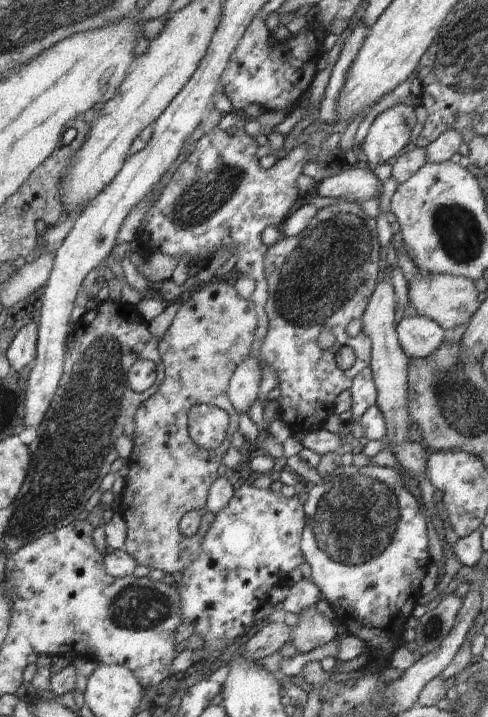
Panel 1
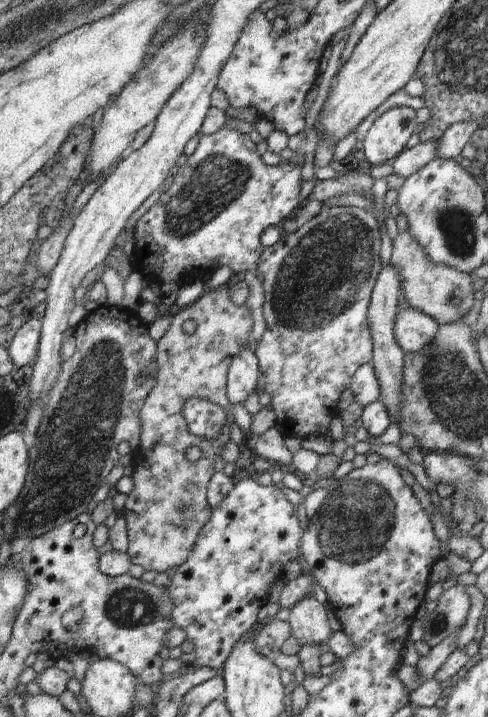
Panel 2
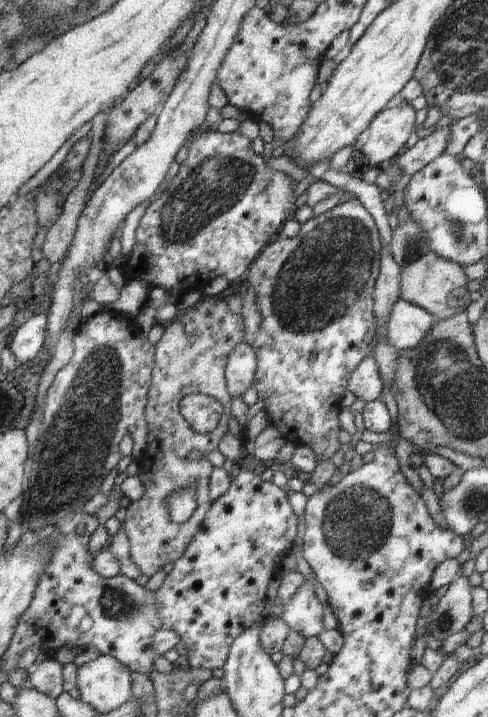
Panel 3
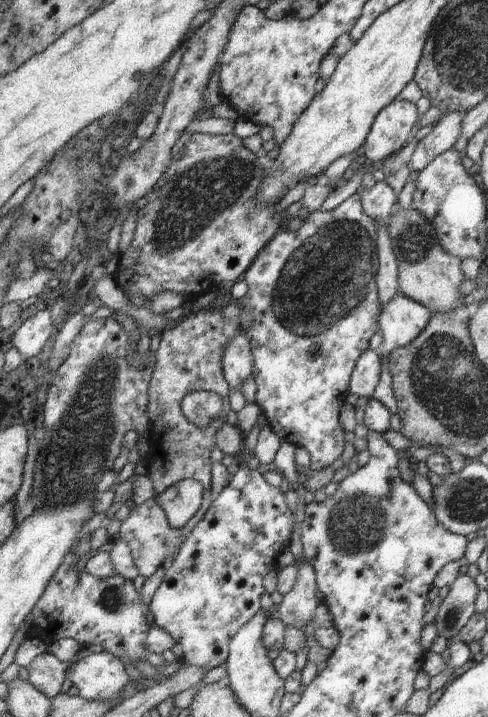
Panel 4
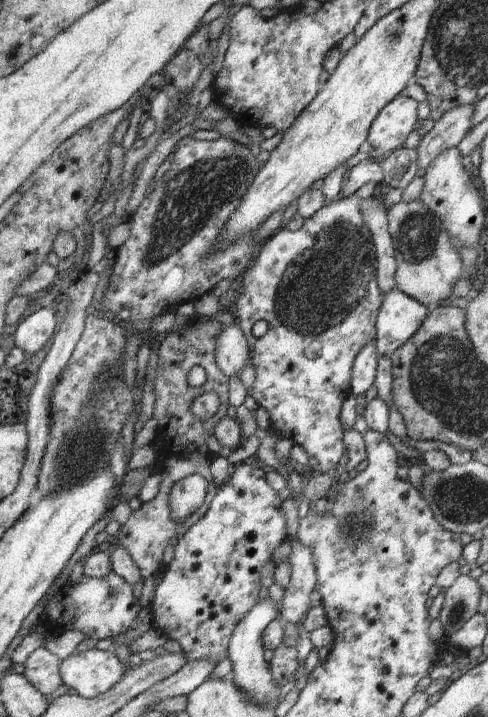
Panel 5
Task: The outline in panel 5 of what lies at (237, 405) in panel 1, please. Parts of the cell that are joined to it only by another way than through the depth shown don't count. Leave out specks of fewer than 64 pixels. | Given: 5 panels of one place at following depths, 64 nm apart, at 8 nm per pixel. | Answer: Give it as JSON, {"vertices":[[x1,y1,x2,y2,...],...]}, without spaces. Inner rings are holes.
{"vertices":[[235,322,224,325,216,338,216,364,228,378,239,376,251,360,250,349,242,329]]}

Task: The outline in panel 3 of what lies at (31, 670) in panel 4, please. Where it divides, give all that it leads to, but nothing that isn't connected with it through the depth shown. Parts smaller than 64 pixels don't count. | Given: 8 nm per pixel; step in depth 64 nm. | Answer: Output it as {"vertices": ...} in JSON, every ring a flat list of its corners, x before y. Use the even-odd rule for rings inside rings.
{"vertices":[[52,656,44,662,36,662,34,672,30,674,30,680,34,688,52,698,60,696,63,690,62,663]]}

